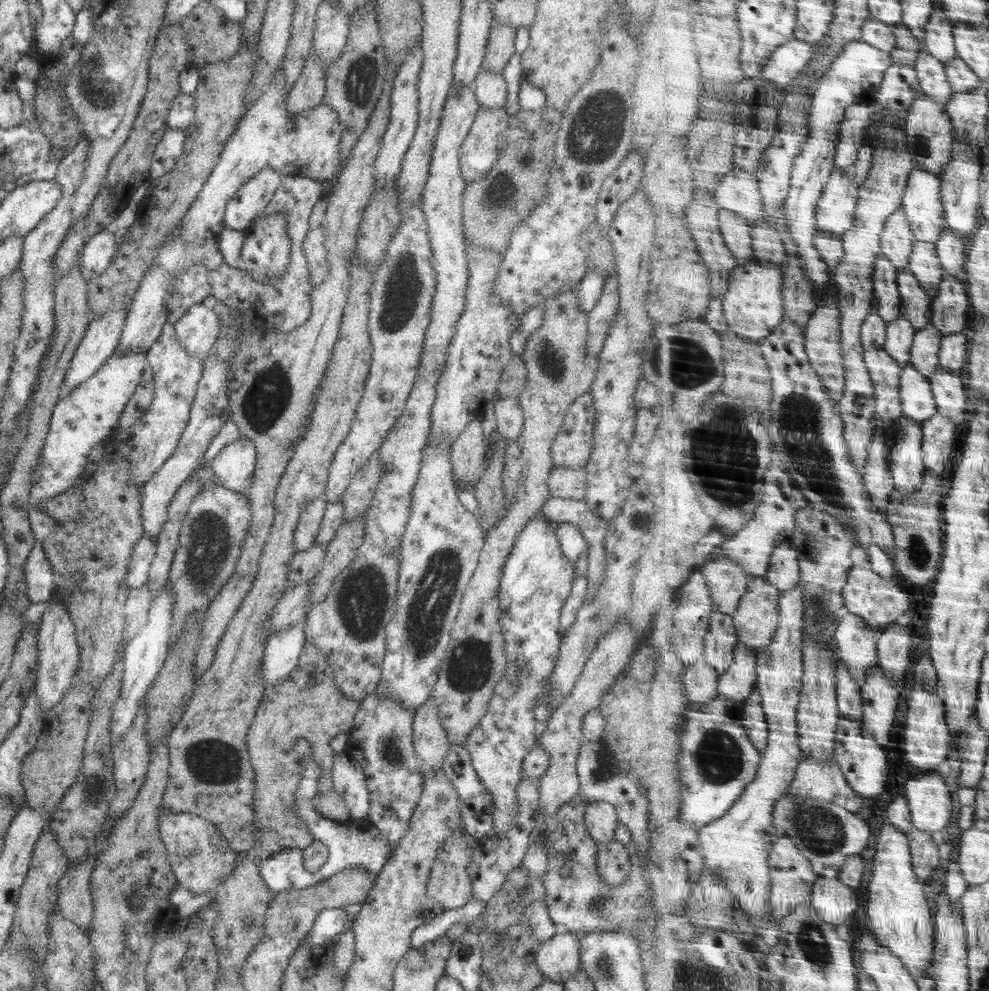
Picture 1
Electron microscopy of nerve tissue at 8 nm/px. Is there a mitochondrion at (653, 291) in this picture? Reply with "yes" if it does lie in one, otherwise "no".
no

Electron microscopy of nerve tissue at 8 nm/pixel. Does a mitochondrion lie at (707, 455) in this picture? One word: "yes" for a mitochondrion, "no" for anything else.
yes

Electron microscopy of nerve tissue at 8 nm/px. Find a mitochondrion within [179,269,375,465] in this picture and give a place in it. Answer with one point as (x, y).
(265, 401)

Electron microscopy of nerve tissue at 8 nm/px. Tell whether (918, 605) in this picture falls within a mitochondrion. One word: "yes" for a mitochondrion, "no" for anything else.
no

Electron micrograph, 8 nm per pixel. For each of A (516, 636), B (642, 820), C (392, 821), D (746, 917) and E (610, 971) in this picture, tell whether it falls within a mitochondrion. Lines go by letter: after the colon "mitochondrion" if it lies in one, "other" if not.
A: other
B: other
C: other
D: other
E: mitochondrion

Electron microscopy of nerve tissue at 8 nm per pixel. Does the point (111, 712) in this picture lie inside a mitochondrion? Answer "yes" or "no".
no

